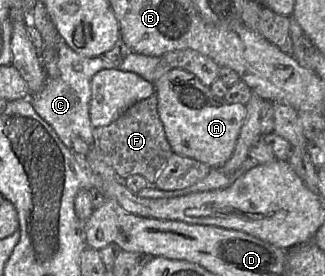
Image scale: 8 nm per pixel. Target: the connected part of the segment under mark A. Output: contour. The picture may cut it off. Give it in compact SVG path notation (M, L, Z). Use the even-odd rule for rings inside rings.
M175 68L163 75L155 83L158 98L158 112L164 126L167 140L174 153L186 156L219 168L232 156L242 125L247 115L246 105L228 103L223 98L214 96L210 86L204 85L193 73Z

